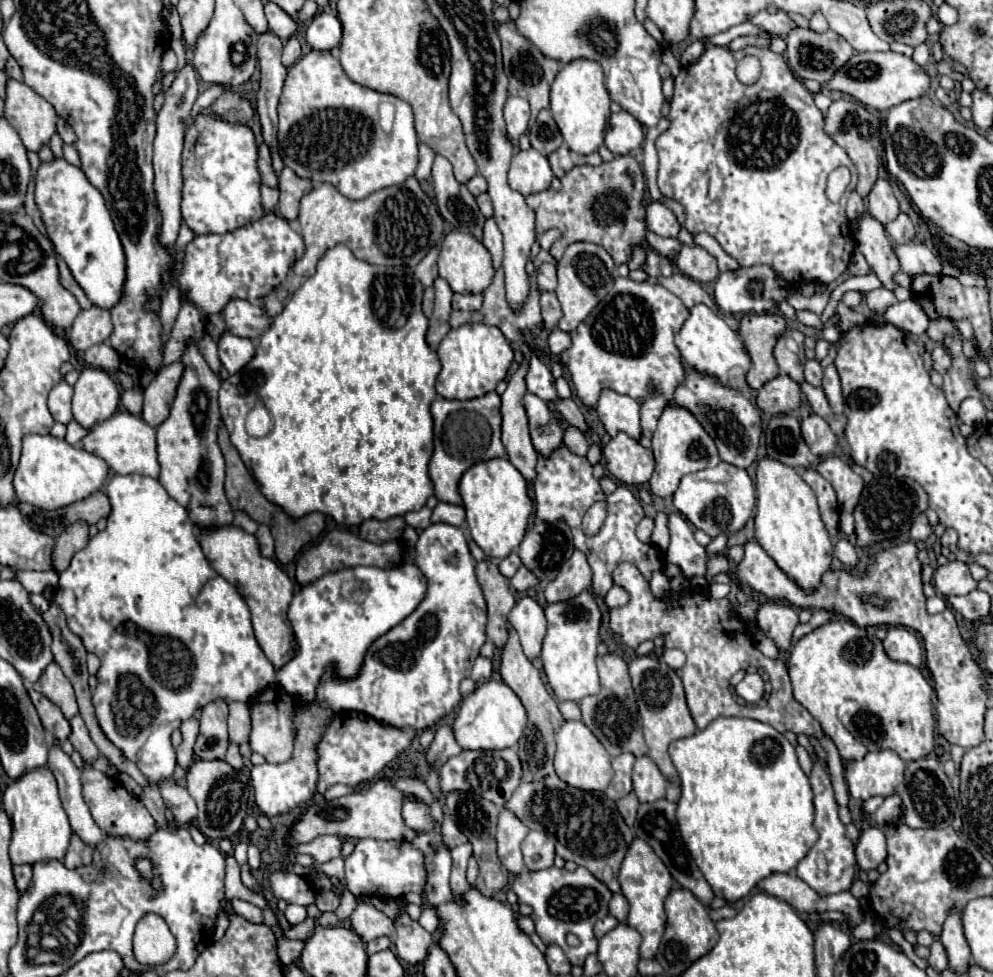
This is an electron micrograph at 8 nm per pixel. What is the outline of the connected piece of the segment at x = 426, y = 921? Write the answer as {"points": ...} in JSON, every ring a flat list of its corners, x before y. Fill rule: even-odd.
{"points":[[424,907,424,911,422,911,422,917,418,919,420,921,420,925,428,931,428,933,434,933,436,929,438,929,438,925,440,925,440,921,438,921,438,917,436,917,436,911,432,909,432,907]]}

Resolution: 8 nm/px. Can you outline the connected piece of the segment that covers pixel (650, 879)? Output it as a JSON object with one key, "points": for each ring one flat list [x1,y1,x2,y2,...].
{"points":[[640,837,632,841,628,847,628,853,622,861,620,875,618,875,620,887,624,897,630,903,630,913,628,913,628,925,636,929,642,935,642,945,640,945,640,957,642,959,654,959,658,951,658,943,664,935,664,925,666,925,666,915,664,915,664,899,672,889,672,875,668,873,666,865,656,857,654,849]]}

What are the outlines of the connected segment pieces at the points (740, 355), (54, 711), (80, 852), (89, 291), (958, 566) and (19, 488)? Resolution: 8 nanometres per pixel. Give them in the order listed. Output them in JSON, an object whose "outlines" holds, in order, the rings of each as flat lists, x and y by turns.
{"outlines":[[[698,303,694,307,688,309,688,317,684,321,684,325,680,327,680,331,674,337,676,347,682,353,682,361,692,367,698,369,702,373,714,375,718,377,724,385,742,391,746,385,746,373,750,369,750,359,744,351,744,345,738,337,736,331,732,331,710,307,706,307,704,303]],[[28,689,28,695,34,701,34,707,38,711,38,717,42,721,44,729,48,733,52,733,54,737,62,739,62,741,68,739,68,735,70,735,70,723,64,719,64,715,60,713,60,709,52,701,48,701,42,693,38,693,34,689]],[[72,835,68,853,64,857,64,865,68,869,74,869,78,865,88,865,92,861,92,853,94,853,94,849,90,845,84,845,84,841,80,841,80,837]],[[54,159,42,163,38,169,36,203,58,255,66,261,88,299,96,307,112,309,124,297,124,247,120,245,102,193,86,179,82,169,64,159]],[[950,561,934,571,934,587,942,595,966,595,976,589,976,581,970,575,966,563]],[[32,433,22,439,22,455,18,469,14,473,14,489,18,501,22,503,40,509,58,509,102,489,106,475,108,475,108,465,104,459,84,449,76,449,64,439]]]}

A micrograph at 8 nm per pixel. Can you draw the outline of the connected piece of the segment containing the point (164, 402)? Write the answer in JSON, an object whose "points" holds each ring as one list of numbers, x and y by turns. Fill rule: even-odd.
{"points":[[172,363,162,367,162,371,156,375,156,379,144,389,144,407,142,407,142,419,150,423,152,427,158,427,164,423,170,415,170,405,176,395,176,385,182,375,182,363]]}

